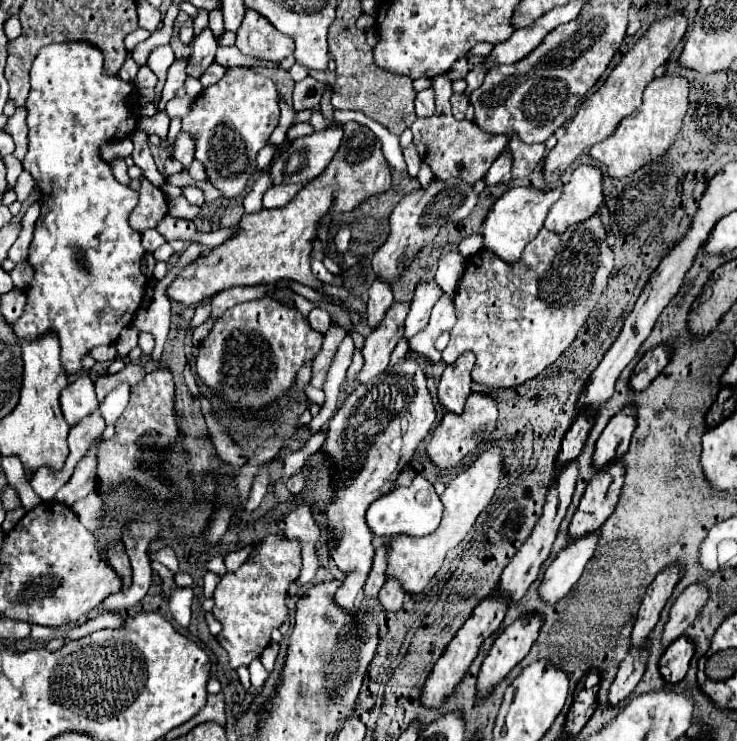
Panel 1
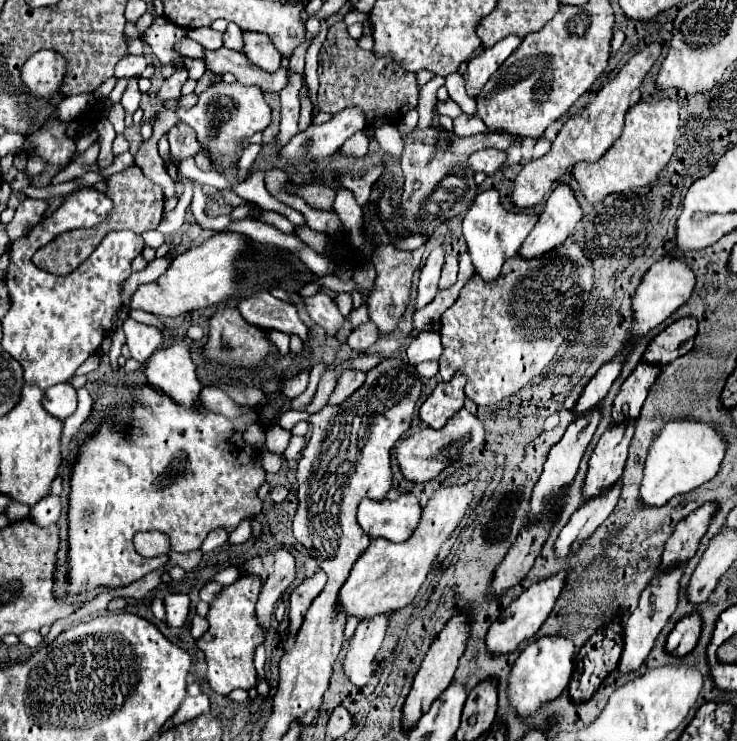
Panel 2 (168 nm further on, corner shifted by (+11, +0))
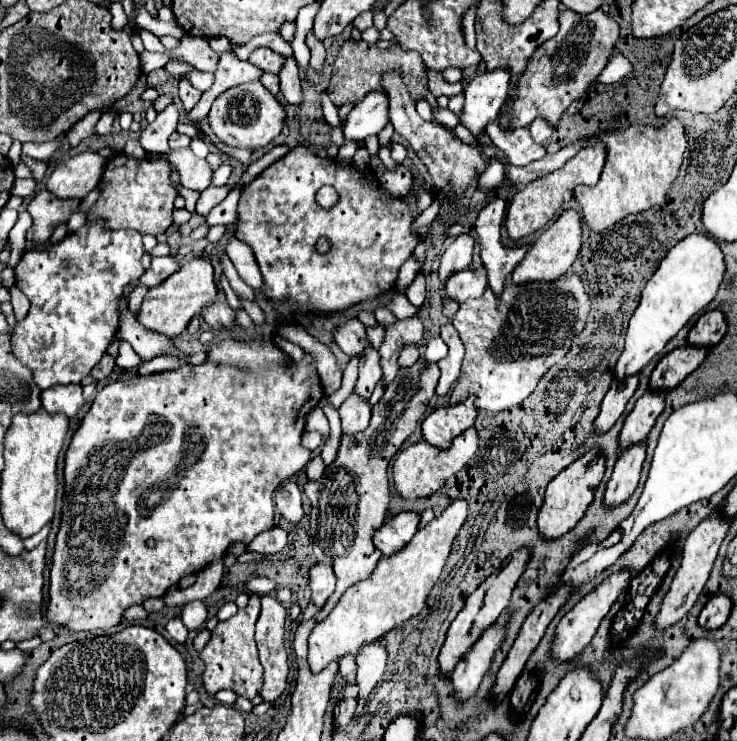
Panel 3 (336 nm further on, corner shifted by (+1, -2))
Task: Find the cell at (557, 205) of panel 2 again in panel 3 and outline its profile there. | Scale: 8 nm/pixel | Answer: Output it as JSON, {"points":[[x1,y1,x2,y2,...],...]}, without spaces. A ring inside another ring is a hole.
{"points":[[566,209,558,219,554,219,552,225,544,229,544,233,538,237,538,241,530,247,526,257,518,263,518,267,512,273,514,283,528,283,528,281,554,281,568,273,574,259,578,257,582,247,582,217,574,209]]}

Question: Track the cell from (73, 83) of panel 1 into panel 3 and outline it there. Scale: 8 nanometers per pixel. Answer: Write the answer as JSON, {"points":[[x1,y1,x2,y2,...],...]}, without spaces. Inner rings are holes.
{"points":[[86,221,78,231,64,237,60,243,50,245,42,251,26,251,16,265,16,287,30,299,30,311,22,321,16,321,12,333,12,353,22,361,34,375,34,383,40,389,52,385,80,383,90,369,102,359,110,341,118,331,118,303,124,285,136,281,142,273,142,235,138,231,110,231,104,221],[60,255,72,255,66,263]]}

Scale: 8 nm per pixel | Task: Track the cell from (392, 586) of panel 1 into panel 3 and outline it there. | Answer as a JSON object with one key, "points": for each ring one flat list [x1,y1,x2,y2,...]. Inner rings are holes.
{"points":[[382,639,364,645,356,657,356,685,358,685,358,715,362,713,362,705,366,701,366,697,370,695,370,691,382,681,384,671,388,667,388,651,386,645,382,643]]}

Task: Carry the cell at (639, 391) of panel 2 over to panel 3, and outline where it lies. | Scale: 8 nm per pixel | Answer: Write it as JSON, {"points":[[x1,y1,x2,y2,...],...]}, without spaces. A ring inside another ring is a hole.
{"points":[[680,347,680,349,674,349,672,353,664,355,658,361,656,369,652,371,648,391,650,389,670,391,704,361,706,353,708,353,706,349,698,349,698,347]]}

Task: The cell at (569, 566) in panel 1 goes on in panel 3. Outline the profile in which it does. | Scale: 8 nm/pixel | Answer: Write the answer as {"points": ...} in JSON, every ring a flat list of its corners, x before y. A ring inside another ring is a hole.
{"points":[[646,443,632,445,628,451,624,451,618,457,618,461,614,465,614,473,604,491,606,507,622,505,636,491,644,457,646,457]]}

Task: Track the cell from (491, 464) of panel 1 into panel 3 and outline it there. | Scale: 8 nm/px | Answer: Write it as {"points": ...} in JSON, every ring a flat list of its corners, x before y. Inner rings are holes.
{"points":[[454,499,440,517,434,517,424,529,418,529,418,533,412,537,408,545,404,545,402,551,382,557,374,573,354,583,336,603,332,613,320,621,308,639,308,665,314,673,322,671,330,661,344,657,346,653,358,653,364,643,372,643,386,635,390,629,402,625,410,617,418,615,424,607,424,597,432,591,434,583,438,581,444,559,448,559,452,541,458,535,460,527,464,525,468,517,468,501,466,499]]}

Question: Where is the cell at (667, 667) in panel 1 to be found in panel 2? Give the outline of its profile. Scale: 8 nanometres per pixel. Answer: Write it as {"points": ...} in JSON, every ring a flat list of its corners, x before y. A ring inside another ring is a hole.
{"points":[[698,613,682,617,666,641,666,651,674,657,684,657,696,647,700,631,702,631,702,617]]}

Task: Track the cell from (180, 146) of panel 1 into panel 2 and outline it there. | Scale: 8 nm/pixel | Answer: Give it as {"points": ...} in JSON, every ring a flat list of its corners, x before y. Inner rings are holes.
{"points":[[176,123,170,131,168,131,168,143,170,143,170,151,174,159,186,159,190,155,198,153,198,141,196,141,196,133,192,131,192,127,188,127,186,123]]}

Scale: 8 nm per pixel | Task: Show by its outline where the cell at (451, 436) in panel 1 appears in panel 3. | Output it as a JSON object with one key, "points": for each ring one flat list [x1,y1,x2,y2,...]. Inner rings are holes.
{"points":[[474,427,466,429,466,433,460,433,458,437,454,437,452,445,448,451,440,451,438,447,430,445,428,441,420,441,414,445,404,447,394,461,394,483,398,493,404,499,418,499,418,497,428,497,434,491,438,491,448,477,452,477,454,473,458,473,470,459,472,455,478,451,478,433]]}

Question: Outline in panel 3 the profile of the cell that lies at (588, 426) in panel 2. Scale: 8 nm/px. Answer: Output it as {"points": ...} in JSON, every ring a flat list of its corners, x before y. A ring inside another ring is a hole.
{"points":[[638,375,624,377,620,381,612,383,610,391,602,399,598,421,594,421,594,433,602,435,616,423,616,419,624,413,624,407,628,403,628,399,632,397,632,393,636,391,636,387,638,387]]}

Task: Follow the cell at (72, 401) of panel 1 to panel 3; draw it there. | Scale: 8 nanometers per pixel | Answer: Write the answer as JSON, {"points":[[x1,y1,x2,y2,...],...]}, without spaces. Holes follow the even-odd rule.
{"points":[[56,385,42,391,40,399,48,413,62,413,66,417,76,417,84,405,82,385]]}

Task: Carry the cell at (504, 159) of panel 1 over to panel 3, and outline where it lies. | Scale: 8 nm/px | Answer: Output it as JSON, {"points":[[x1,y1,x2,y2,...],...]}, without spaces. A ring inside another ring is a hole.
{"points":[[538,119,538,121,534,121,534,123,530,125,530,135,532,135,532,139,534,139,536,143,540,143,540,145,544,145,544,143,550,139,552,131,554,131,554,129,552,129,546,121,542,121,542,119]]}

